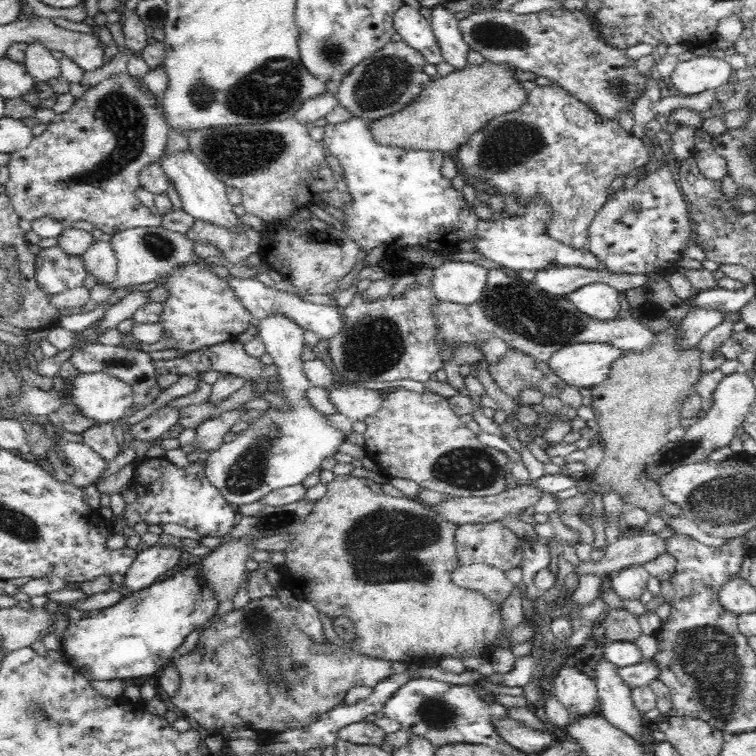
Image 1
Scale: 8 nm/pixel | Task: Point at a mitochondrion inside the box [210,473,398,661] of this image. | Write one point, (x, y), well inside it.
(255, 622)

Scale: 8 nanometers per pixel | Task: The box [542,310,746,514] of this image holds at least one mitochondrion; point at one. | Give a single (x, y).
(677, 453)

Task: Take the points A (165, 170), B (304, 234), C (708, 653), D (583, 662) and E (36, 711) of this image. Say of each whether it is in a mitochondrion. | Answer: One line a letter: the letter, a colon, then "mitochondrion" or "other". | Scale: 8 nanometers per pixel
A: other
B: mitochondrion
C: mitochondrion
D: other
E: mitochondrion

